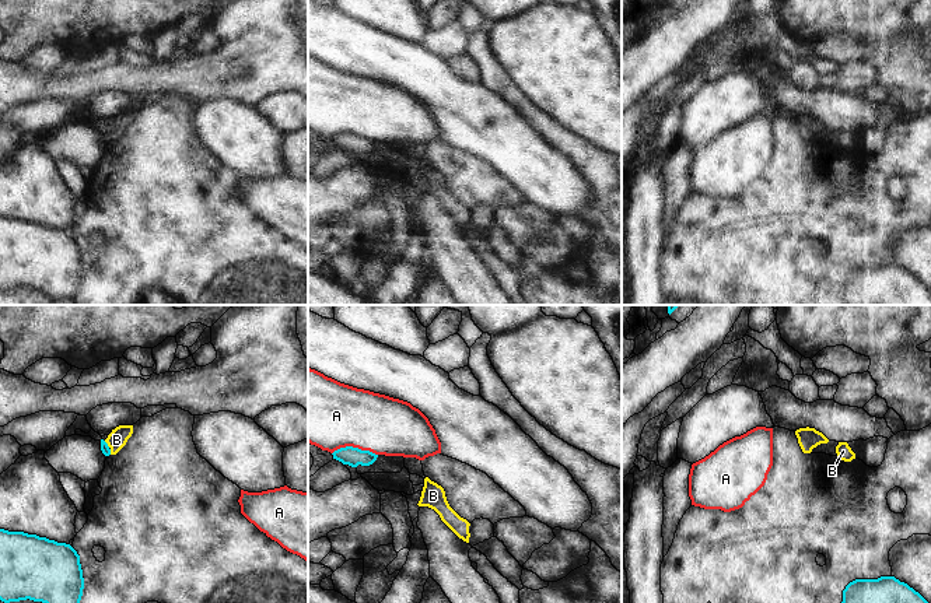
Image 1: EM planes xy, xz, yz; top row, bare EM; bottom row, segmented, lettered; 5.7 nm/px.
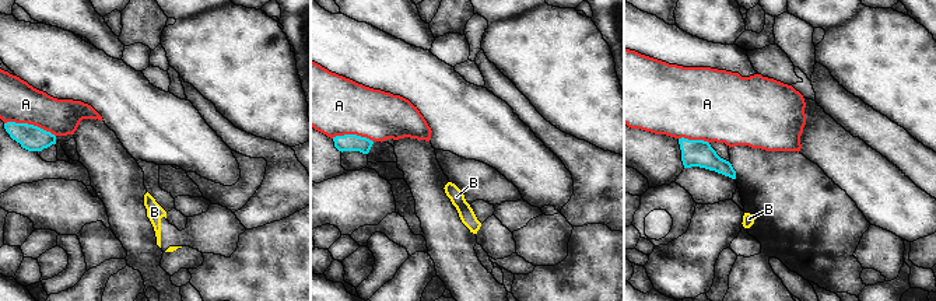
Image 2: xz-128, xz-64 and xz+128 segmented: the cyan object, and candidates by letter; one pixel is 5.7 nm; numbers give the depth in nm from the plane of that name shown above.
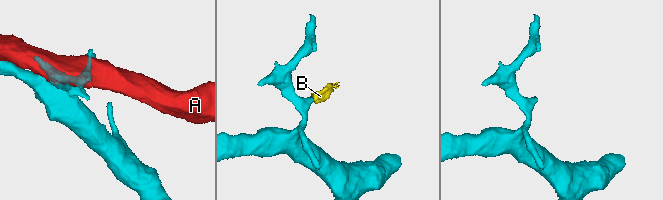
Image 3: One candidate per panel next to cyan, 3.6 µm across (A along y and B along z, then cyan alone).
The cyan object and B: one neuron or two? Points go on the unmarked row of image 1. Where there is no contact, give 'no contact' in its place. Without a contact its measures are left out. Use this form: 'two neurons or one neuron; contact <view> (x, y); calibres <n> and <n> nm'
one neuron; contact xy (107, 130); calibres 50 and 110 nm

